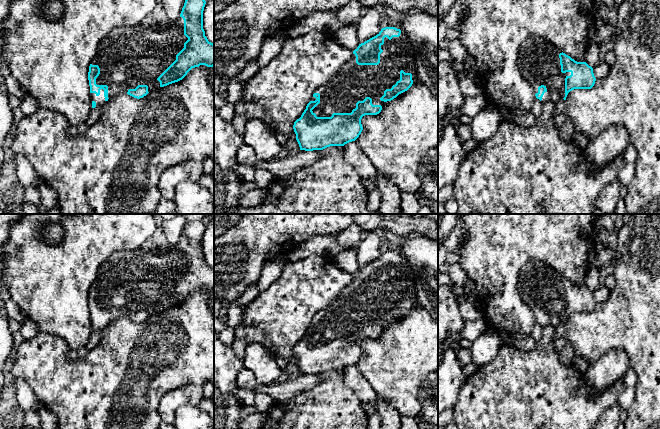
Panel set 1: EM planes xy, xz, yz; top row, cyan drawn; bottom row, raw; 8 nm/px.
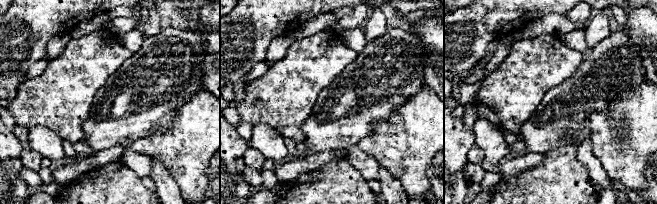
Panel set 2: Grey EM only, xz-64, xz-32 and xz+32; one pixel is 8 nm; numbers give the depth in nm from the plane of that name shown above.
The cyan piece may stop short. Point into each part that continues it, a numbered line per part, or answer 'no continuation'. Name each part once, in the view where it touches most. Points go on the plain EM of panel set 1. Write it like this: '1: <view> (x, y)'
1: xz (352, 307)

